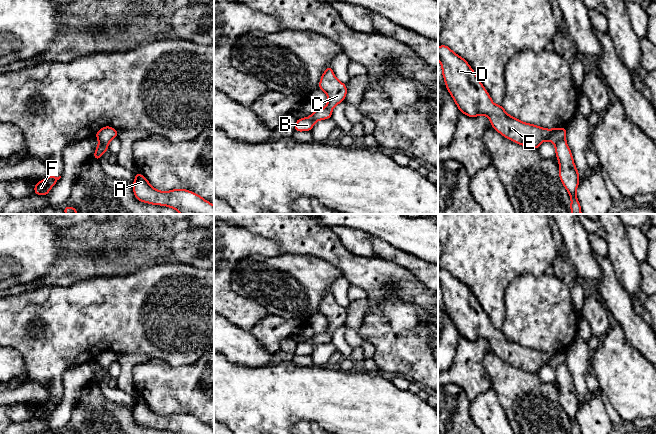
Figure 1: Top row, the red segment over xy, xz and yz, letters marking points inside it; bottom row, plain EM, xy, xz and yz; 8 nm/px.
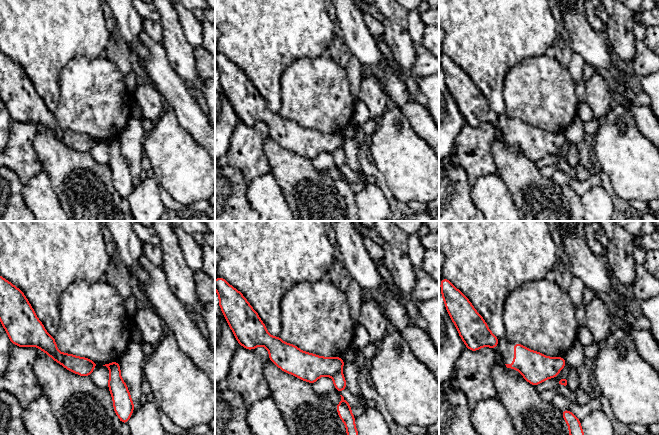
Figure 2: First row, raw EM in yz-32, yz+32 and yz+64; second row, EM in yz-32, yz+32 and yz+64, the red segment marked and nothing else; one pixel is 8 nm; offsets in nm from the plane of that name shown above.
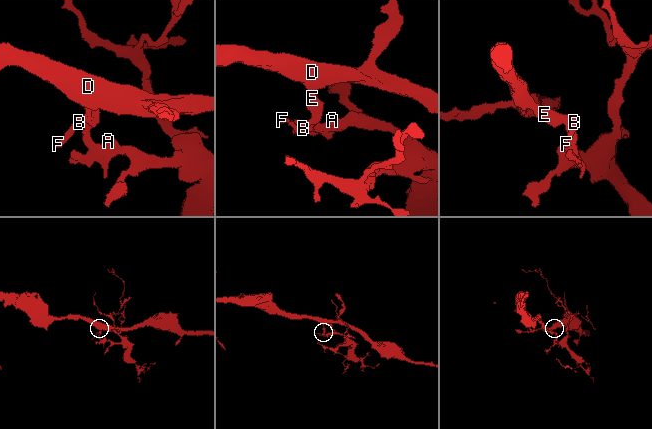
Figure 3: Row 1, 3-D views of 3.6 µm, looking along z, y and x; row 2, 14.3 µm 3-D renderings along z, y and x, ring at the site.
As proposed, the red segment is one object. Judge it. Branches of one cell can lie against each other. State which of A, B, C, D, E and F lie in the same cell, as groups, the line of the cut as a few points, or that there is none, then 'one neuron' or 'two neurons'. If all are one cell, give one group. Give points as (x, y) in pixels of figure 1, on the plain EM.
A B F / C D E | yz (564, 361), (555, 368) | two neurons

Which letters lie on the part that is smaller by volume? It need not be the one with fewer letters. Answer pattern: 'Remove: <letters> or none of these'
Remove: A, B, F

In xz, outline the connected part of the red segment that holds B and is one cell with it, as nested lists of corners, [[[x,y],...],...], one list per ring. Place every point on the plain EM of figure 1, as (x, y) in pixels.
[[[327,332],[315,333],[310,341],[297,343],[293,355],[311,355],[314,348],[323,343],[330,343],[332,341],[332,334]]]

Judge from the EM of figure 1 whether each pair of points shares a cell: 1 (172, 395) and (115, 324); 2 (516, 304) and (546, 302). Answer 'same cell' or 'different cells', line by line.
1: different cells
2: same cell

